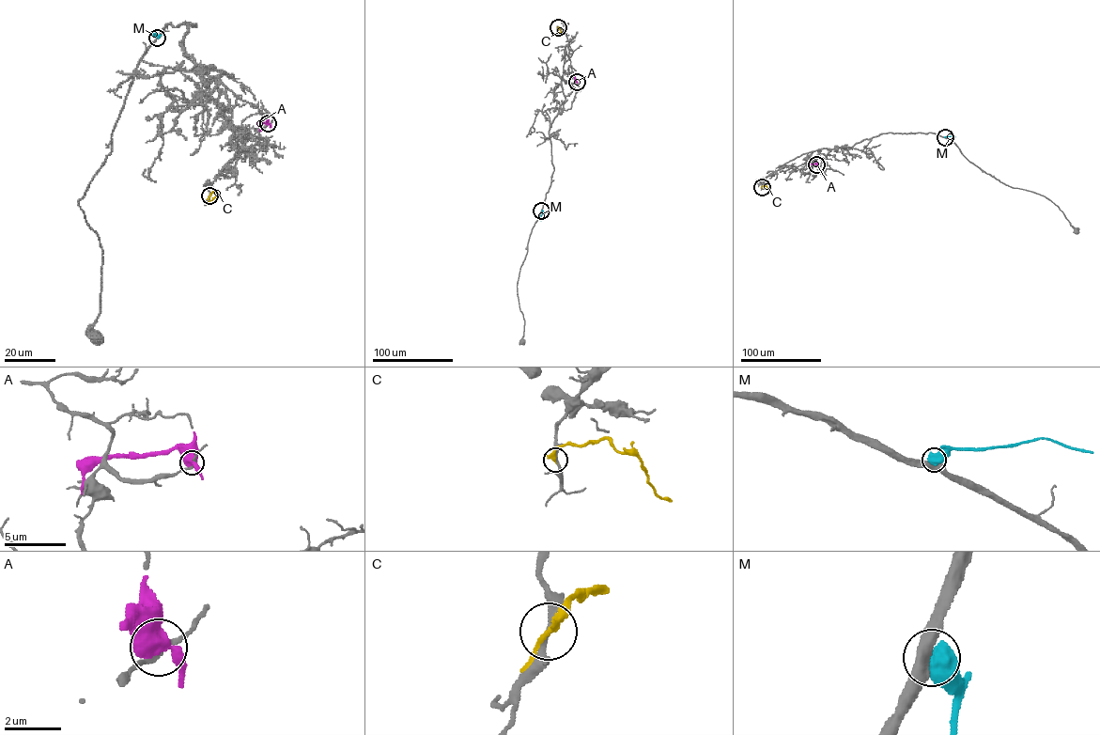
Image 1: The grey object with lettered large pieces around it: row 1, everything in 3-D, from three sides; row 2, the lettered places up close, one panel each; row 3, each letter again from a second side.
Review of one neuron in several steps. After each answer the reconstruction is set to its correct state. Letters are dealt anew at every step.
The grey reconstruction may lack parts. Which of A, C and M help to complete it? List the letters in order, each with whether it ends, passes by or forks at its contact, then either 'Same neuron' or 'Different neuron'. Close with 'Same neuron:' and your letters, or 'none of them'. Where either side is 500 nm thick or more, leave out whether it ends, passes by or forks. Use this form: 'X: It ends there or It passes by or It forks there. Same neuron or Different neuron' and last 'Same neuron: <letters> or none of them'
A: Different neuron
C: It passes by. Different neuron
M: Different neuron
Same neuron: none of them

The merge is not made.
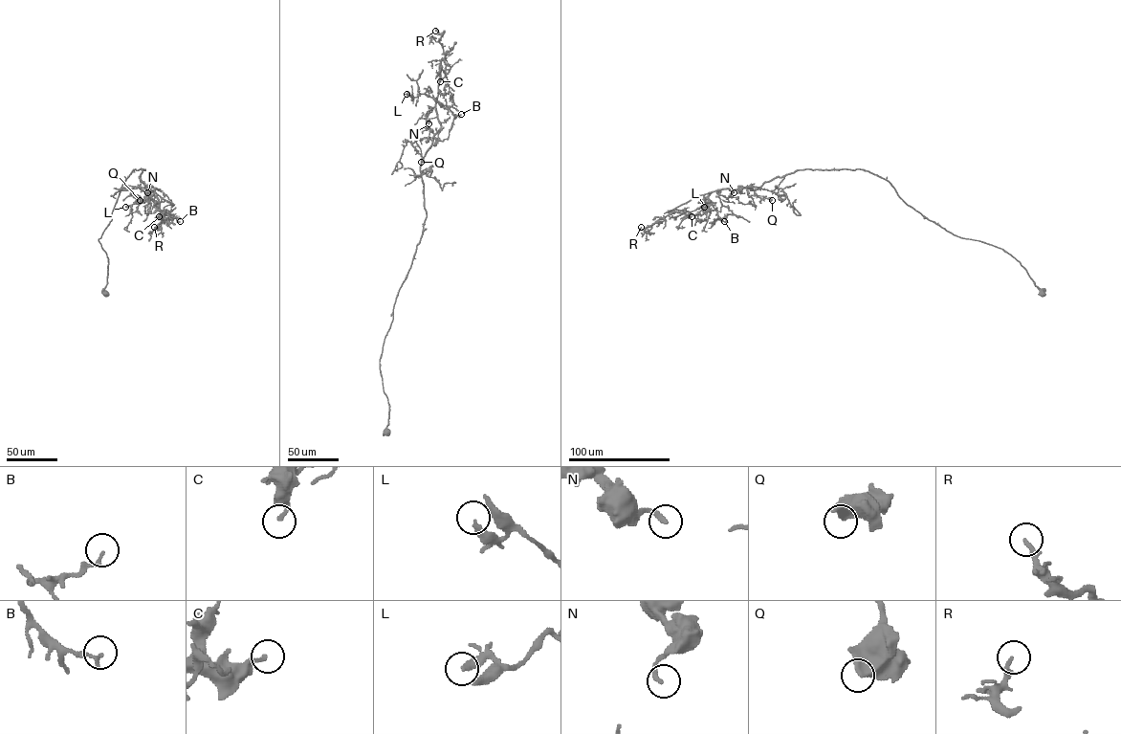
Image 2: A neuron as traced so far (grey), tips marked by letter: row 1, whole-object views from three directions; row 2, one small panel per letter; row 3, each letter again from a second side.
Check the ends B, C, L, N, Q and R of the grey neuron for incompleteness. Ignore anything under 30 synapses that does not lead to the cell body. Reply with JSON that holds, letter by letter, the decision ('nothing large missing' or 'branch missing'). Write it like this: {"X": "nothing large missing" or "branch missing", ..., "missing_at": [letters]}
{"B": "nothing large missing", "C": "nothing large missing", "L": "nothing large missing", "N": "nothing large missing", "Q": "nothing large missing", "R": "nothing large missing", "missing_at": []}

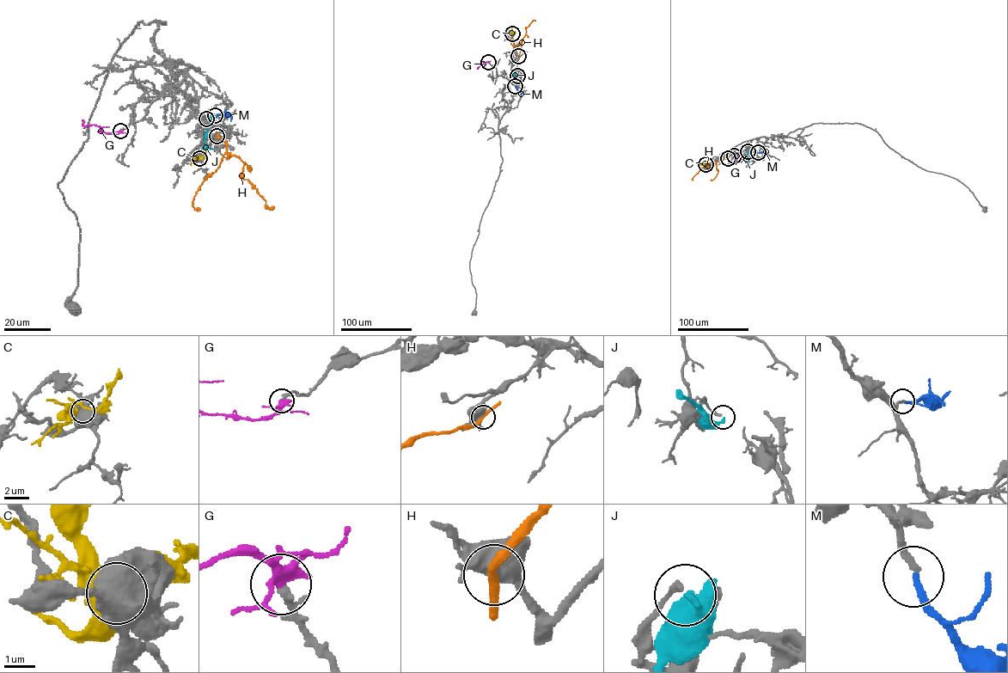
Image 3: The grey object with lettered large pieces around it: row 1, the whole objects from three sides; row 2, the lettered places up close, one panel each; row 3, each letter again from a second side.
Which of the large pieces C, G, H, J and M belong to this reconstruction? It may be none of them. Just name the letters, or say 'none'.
G, M

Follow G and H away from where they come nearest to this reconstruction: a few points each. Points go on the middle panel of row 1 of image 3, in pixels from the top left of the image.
G: (489, 62), (477, 68)
H: (518, 56), (526, 27), (535, 21)

